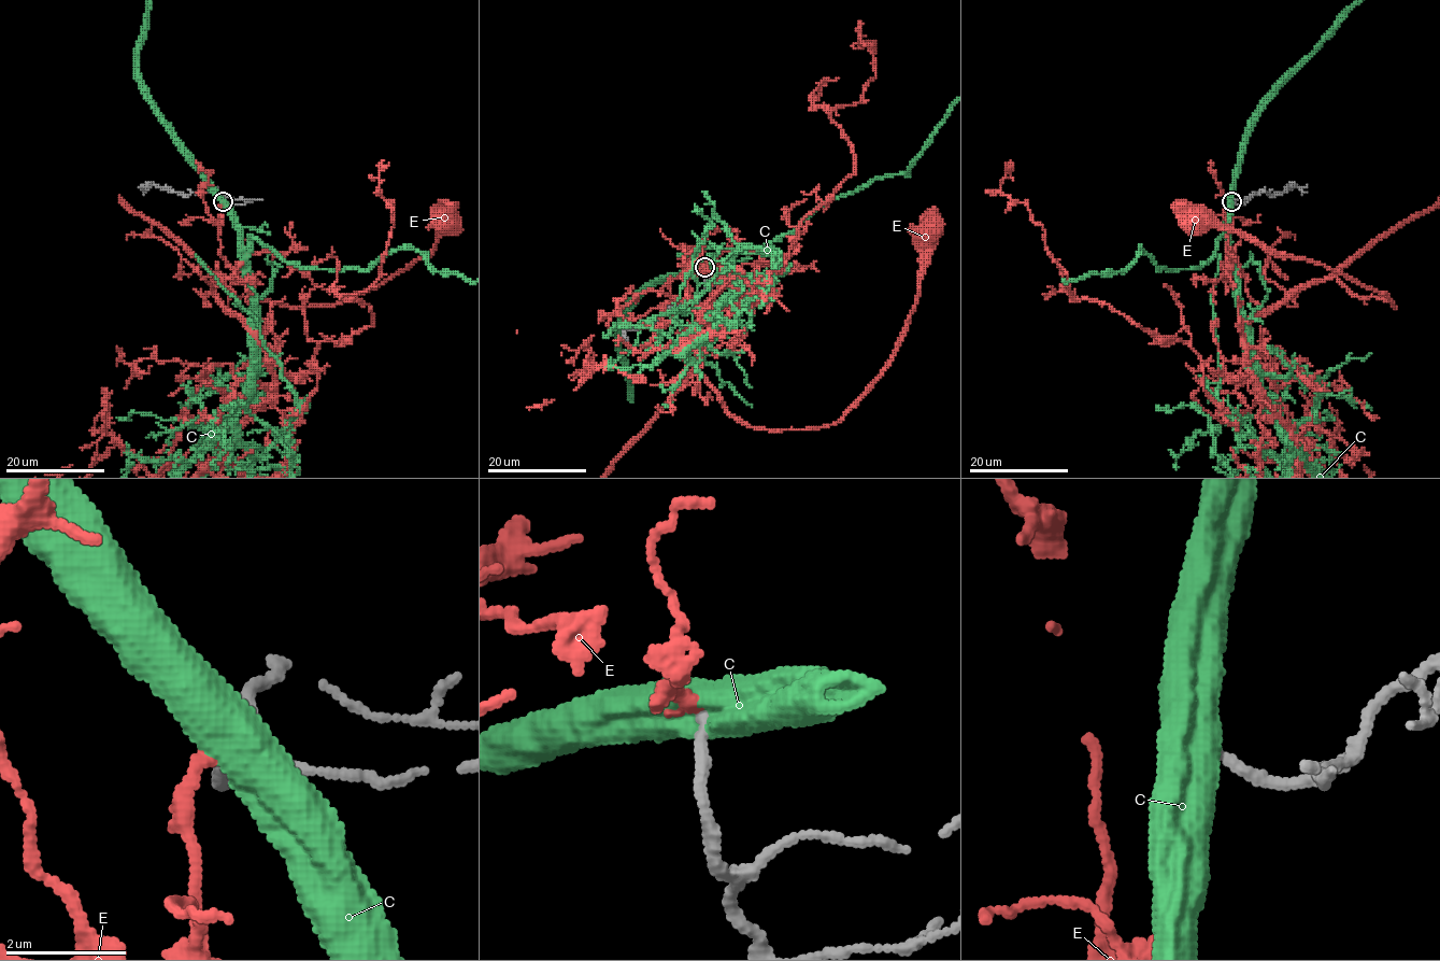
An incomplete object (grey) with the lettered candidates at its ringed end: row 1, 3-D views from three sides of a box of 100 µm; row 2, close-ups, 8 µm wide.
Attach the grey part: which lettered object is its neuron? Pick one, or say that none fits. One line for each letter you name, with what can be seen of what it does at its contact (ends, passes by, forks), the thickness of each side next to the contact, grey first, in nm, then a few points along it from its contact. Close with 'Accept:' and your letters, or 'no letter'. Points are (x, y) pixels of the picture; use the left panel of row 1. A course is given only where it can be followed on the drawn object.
E: it ends | 160/200 nm | via (222, 202), (226, 308), (216, 277), (233, 295), (287, 306), (351, 298), (424, 257), (446, 221)
Accept: E

